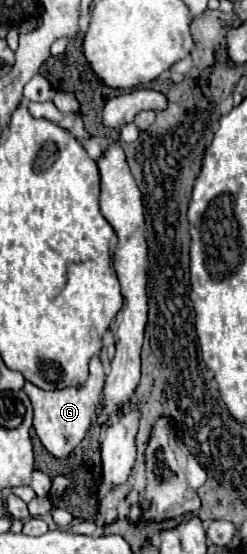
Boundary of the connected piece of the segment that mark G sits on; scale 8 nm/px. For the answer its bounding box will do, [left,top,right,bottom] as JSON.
[24,357,104,459]

